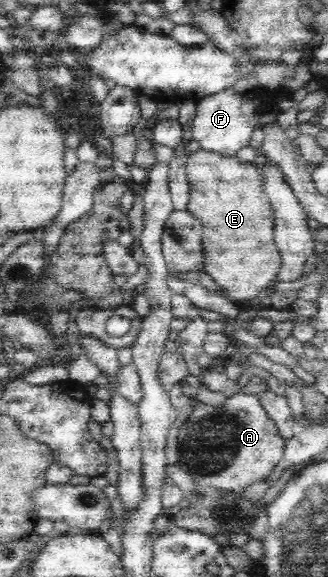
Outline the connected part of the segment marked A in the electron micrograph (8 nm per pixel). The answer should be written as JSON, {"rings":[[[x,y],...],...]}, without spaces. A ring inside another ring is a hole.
{"rings":[[[236,393],[230,395],[221,405],[206,405],[196,400],[178,431],[178,465],[203,487],[214,485],[228,492],[239,493],[249,485],[263,481],[274,467],[280,464],[288,441],[280,433],[256,395]]]}

